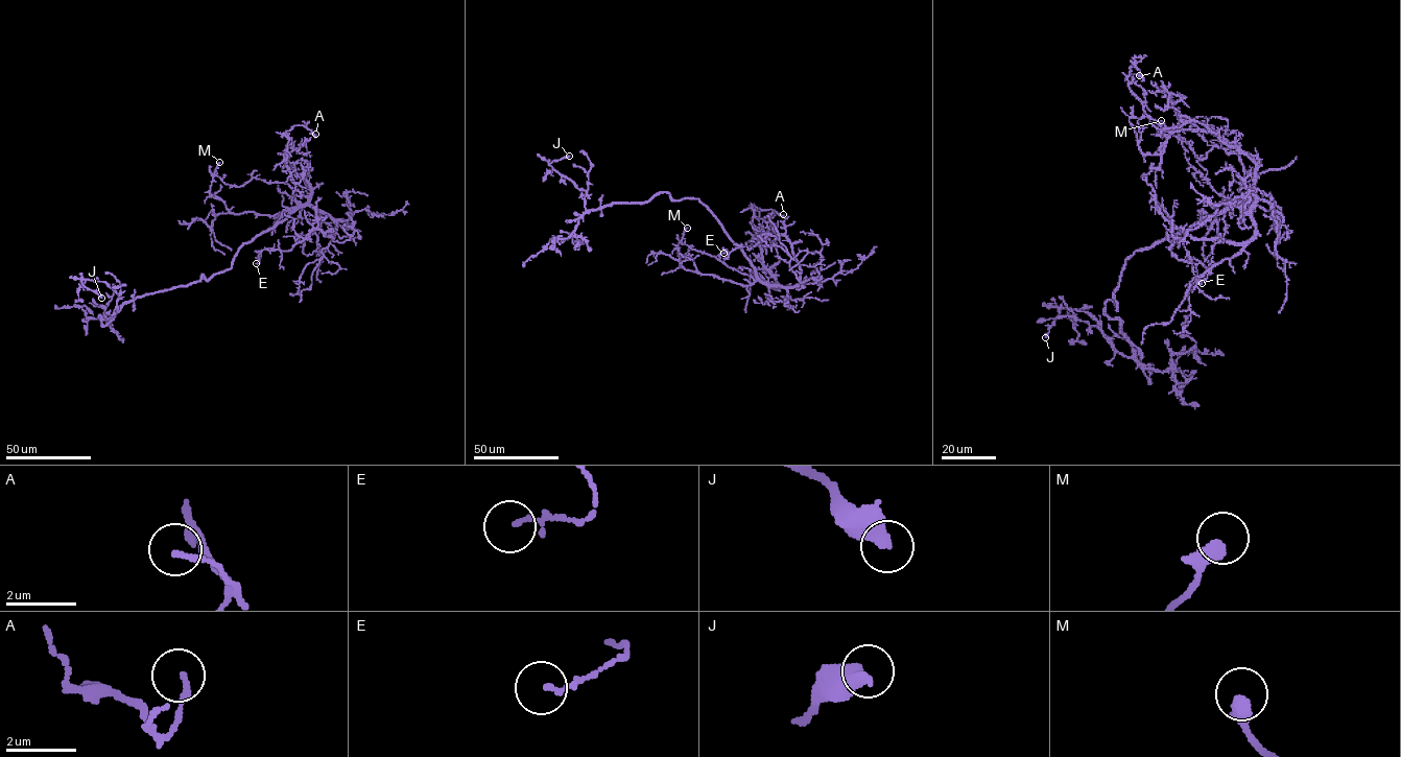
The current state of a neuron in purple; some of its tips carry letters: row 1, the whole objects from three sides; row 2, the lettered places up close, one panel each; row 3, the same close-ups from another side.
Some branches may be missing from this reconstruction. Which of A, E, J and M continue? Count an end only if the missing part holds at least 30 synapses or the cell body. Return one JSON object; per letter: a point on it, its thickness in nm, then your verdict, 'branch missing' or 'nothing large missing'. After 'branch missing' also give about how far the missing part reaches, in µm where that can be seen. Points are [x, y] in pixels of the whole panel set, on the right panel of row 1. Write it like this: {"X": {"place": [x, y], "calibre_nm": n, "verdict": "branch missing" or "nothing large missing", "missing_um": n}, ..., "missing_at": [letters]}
{"A": {"place": [1139, 75], "calibre_nm": 140, "verdict": "nothing large missing"}, "E": {"place": [1202, 283], "calibre_nm": 70, "verdict": "nothing large missing"}, "J": {"place": [1045, 337], "calibre_nm": 400, "verdict": "branch missing", "missing_um": 10}, "M": {"place": [1161, 120], "calibre_nm": 300, "verdict": "nothing large missing"}, "missing_at": ["J"]}

